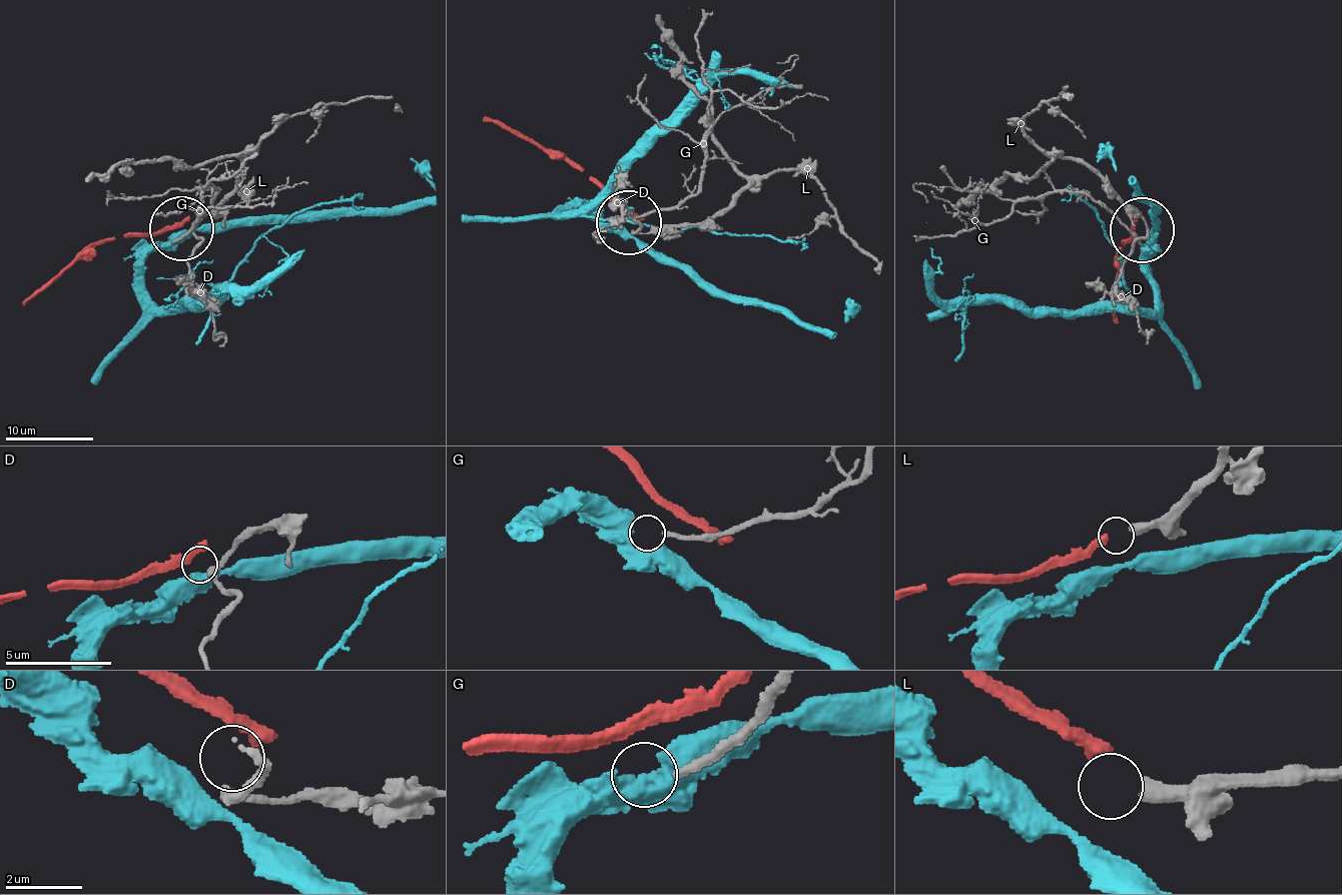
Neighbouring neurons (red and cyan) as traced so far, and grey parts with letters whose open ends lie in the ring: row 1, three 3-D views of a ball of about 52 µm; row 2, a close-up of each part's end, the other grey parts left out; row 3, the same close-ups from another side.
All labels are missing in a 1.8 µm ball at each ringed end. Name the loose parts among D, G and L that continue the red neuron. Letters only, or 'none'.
L

